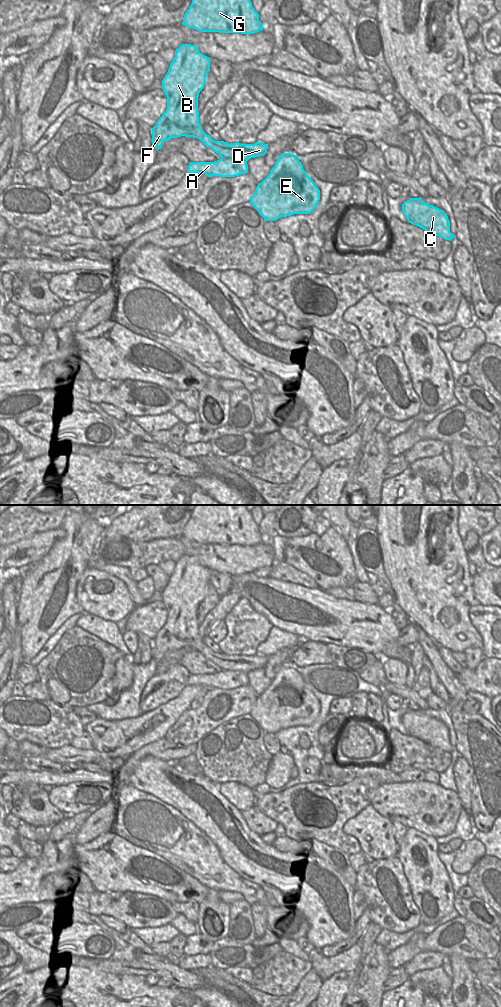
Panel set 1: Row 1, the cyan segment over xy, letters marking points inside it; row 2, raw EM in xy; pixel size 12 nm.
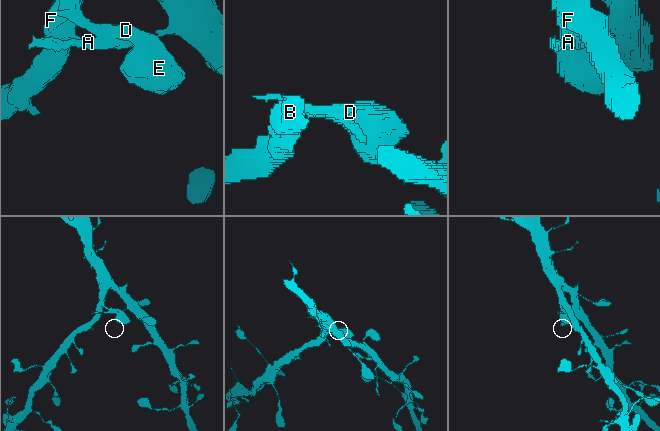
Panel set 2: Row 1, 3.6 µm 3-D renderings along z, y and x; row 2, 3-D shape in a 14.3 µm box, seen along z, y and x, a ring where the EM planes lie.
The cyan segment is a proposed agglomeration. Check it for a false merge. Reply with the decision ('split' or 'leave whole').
split

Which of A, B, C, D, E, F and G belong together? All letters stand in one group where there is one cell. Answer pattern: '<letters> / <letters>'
A / B C D E F G

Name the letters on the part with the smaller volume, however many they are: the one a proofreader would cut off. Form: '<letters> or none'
A.

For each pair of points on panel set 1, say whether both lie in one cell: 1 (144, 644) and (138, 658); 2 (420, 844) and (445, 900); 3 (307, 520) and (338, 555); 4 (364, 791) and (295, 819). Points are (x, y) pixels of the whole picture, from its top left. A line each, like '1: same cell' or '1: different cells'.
1: same cell
2: same cell
3: different cells
4: same cell

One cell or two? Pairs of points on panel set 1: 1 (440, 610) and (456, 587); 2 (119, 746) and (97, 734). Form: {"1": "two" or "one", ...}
{"1": "one", "2": "one"}

